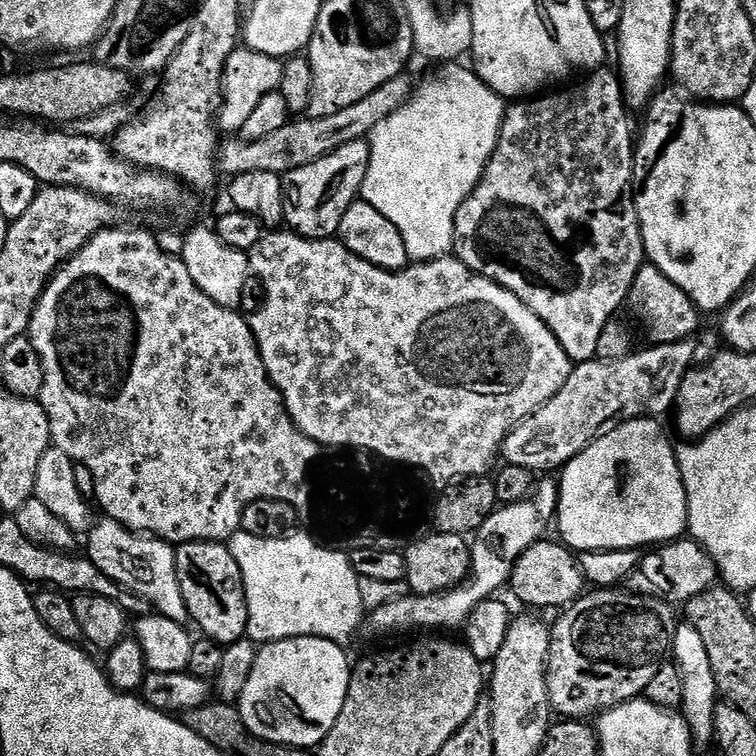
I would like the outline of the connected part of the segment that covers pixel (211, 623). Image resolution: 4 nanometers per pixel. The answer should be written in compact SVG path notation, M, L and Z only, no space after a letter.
M220 542L181 544L176 548L176 570L190 621L200 627L200 636L221 646L245 639L248 609L244 605L244 591L232 563L232 551Z

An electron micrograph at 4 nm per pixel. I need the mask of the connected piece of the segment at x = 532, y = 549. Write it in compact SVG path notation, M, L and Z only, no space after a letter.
M541 538L531 544L512 567L510 587L512 586L513 594L528 607L525 608L528 610L540 610L536 608L563 610L575 604L586 592L585 577L581 573L581 577L576 573L577 557L563 543L548 539Z

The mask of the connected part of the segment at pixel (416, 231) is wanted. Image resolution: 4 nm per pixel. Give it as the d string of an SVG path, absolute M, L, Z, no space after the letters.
M471 71L460 72L457 76L428 76L421 84L415 85L401 108L382 118L382 122L378 122L368 133L367 163L358 196L392 225L409 261L438 260L445 255L443 246L436 243L443 232L445 235L446 226L451 225L461 202L480 181L484 166L500 137L505 111L505 101L491 92Z

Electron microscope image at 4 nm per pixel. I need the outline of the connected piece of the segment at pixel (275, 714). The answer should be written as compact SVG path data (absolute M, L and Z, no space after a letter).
M299 636L265 643L257 651L250 674L240 690L238 715L241 724L255 739L265 744L297 750L315 749L324 741L342 712L350 675L350 663L344 650L332 640L322 640L317 636Z

